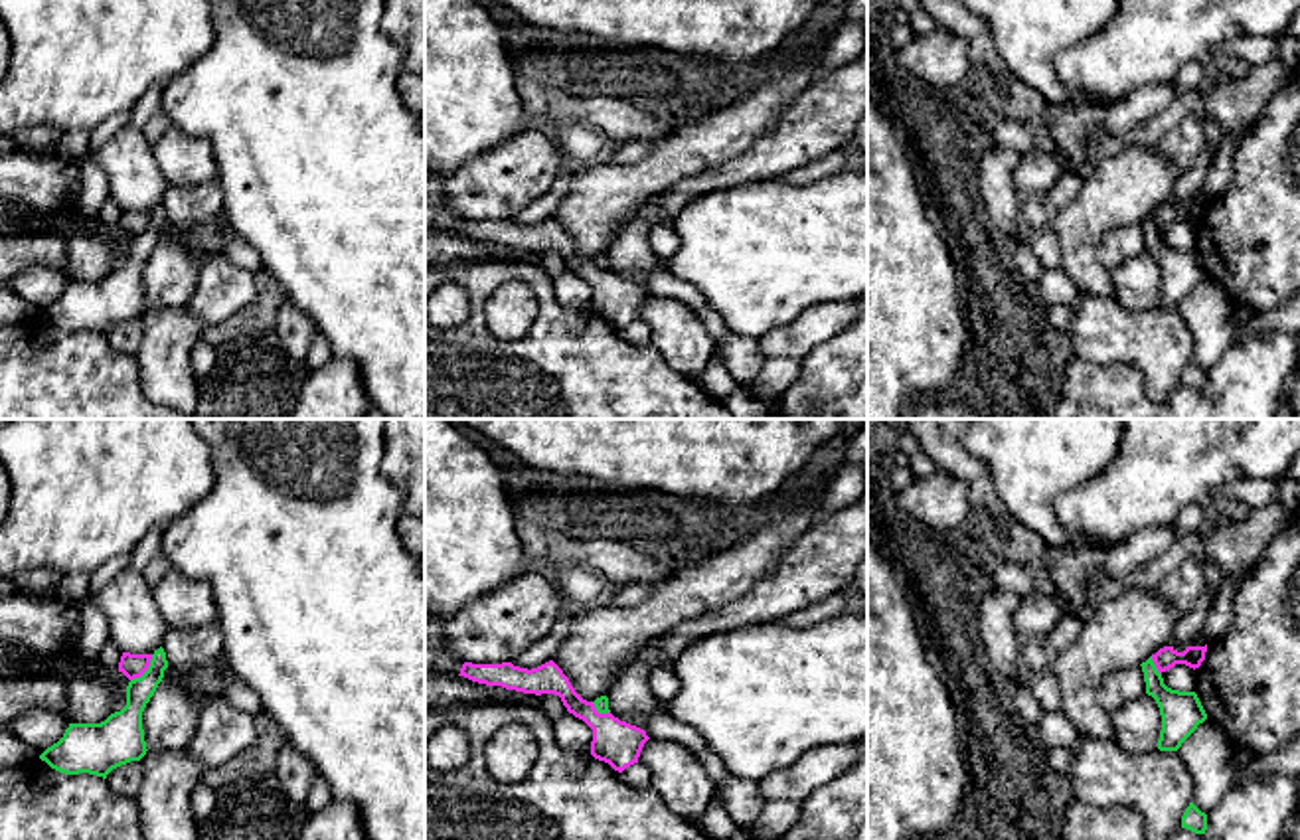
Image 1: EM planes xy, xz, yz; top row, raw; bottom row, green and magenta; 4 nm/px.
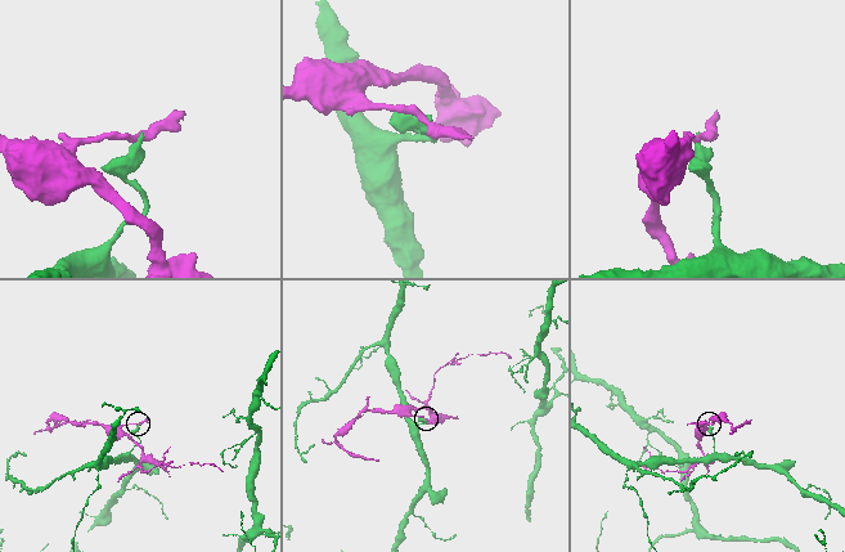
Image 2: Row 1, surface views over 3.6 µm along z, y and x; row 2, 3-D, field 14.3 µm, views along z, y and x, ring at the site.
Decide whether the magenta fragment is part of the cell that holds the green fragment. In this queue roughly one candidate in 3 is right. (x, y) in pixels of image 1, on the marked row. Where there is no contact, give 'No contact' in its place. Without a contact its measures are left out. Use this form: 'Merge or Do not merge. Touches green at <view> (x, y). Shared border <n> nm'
Do not merge. Touches green at xy (147, 671). Shared border 140 nm

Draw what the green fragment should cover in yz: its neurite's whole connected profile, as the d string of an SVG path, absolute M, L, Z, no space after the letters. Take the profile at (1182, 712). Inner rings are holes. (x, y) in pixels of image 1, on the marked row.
M1152 656L1140 666L1144 672L1146 694L1156 700L1162 715L1158 749L1178 751L1197 725L1207 719L1207 714L1195 692L1179 692L1164 684Z

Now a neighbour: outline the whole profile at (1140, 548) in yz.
M1174 524L1136 532L1124 544L1104 551L1102 571L1122 579L1162 555L1176 540Z

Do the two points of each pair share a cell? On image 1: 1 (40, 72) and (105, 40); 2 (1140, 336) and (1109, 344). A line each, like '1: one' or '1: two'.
1: one
2: one

